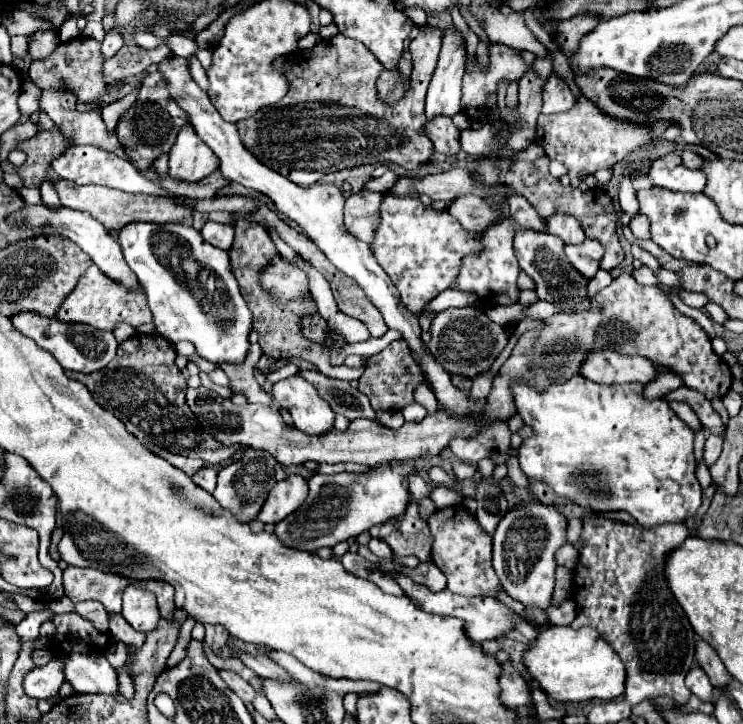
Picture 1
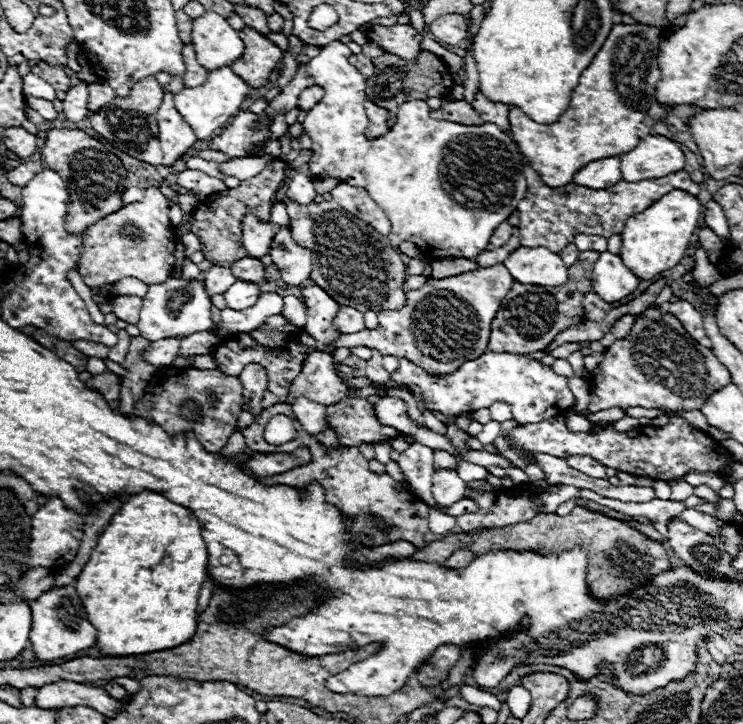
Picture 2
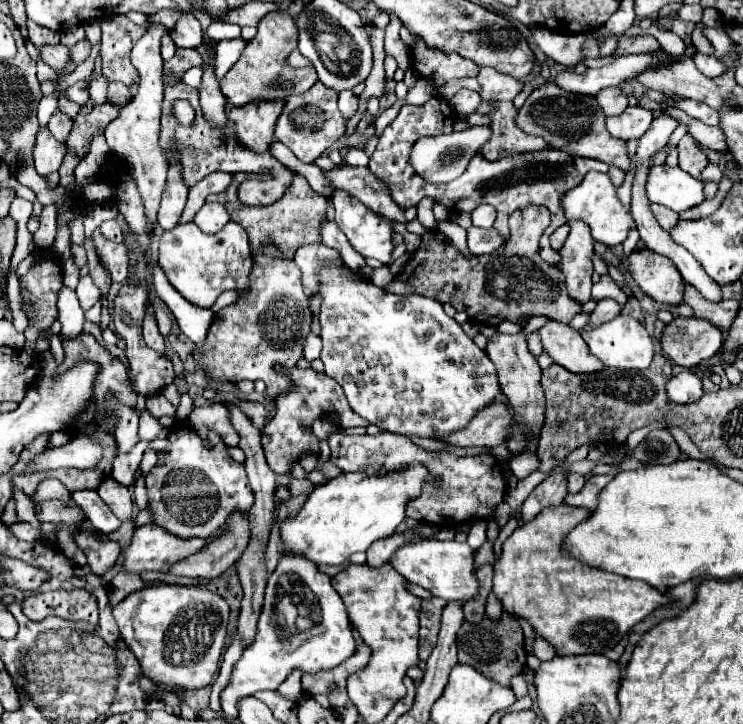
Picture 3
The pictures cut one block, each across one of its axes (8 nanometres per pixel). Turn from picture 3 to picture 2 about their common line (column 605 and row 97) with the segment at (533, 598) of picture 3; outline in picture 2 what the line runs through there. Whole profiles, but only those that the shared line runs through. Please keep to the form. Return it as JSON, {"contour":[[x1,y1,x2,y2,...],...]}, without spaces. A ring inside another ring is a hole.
{"contour":[[642,22,614,24,596,60,582,72,580,84,574,88,572,100,560,120,536,124,520,108,510,108,512,140,548,186,566,186,572,182,574,172,588,162,620,156,636,148,640,142,638,124,646,118,656,82,660,80,660,40,662,30,656,26]]}

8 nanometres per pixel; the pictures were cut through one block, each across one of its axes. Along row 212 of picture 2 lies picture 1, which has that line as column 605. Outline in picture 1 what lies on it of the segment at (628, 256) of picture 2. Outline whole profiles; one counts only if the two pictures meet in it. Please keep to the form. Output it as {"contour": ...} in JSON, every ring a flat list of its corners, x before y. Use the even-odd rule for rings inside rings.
{"contour":[[552,626,548,630,540,630,538,638,524,654,524,664,540,688,562,704,594,698,616,700,624,694,624,662,596,628,584,626,574,630,572,626]]}

